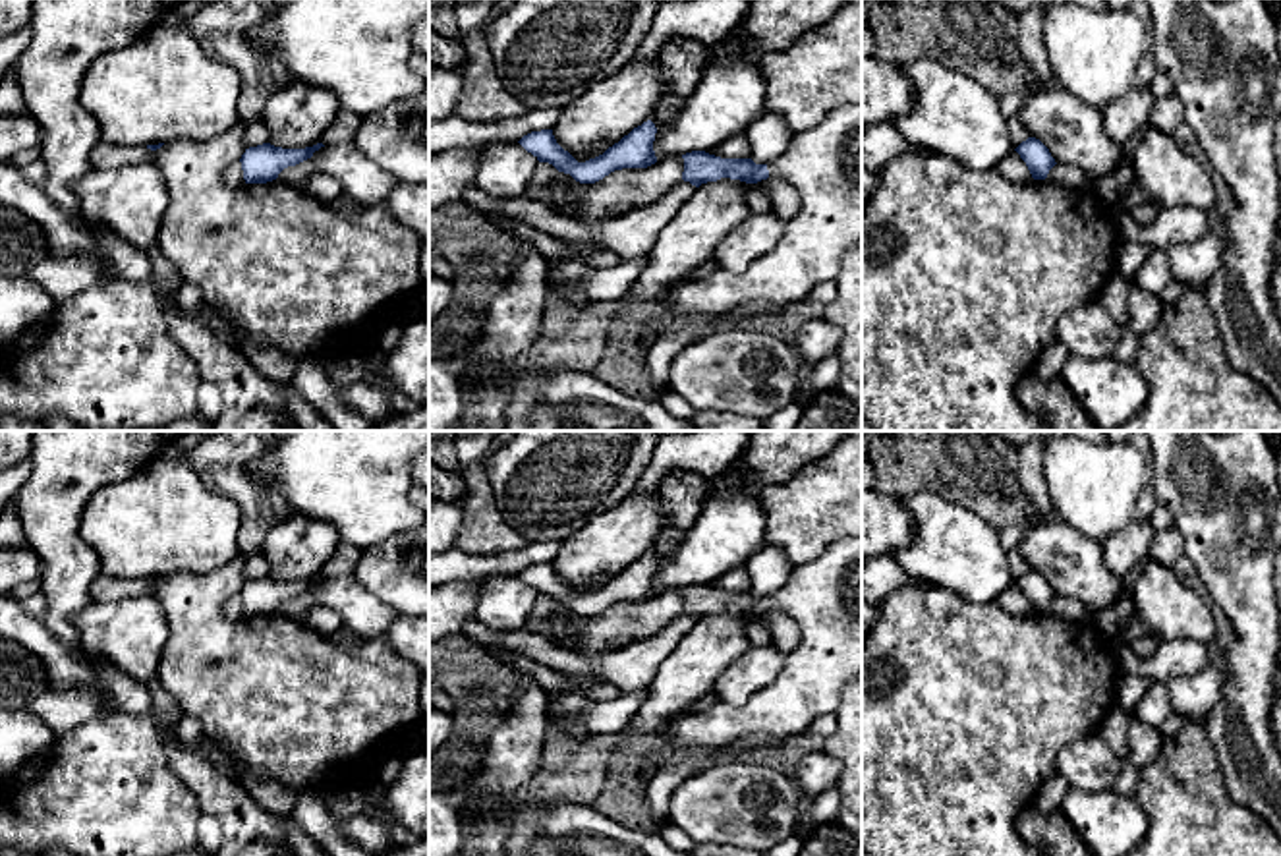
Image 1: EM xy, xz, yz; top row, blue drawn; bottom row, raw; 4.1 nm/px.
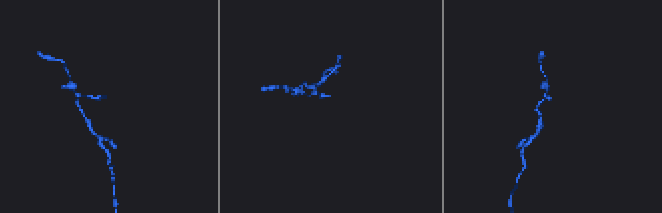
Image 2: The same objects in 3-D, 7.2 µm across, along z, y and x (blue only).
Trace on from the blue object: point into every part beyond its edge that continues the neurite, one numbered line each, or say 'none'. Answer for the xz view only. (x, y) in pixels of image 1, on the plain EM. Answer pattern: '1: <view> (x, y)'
1: xz (824, 596)

